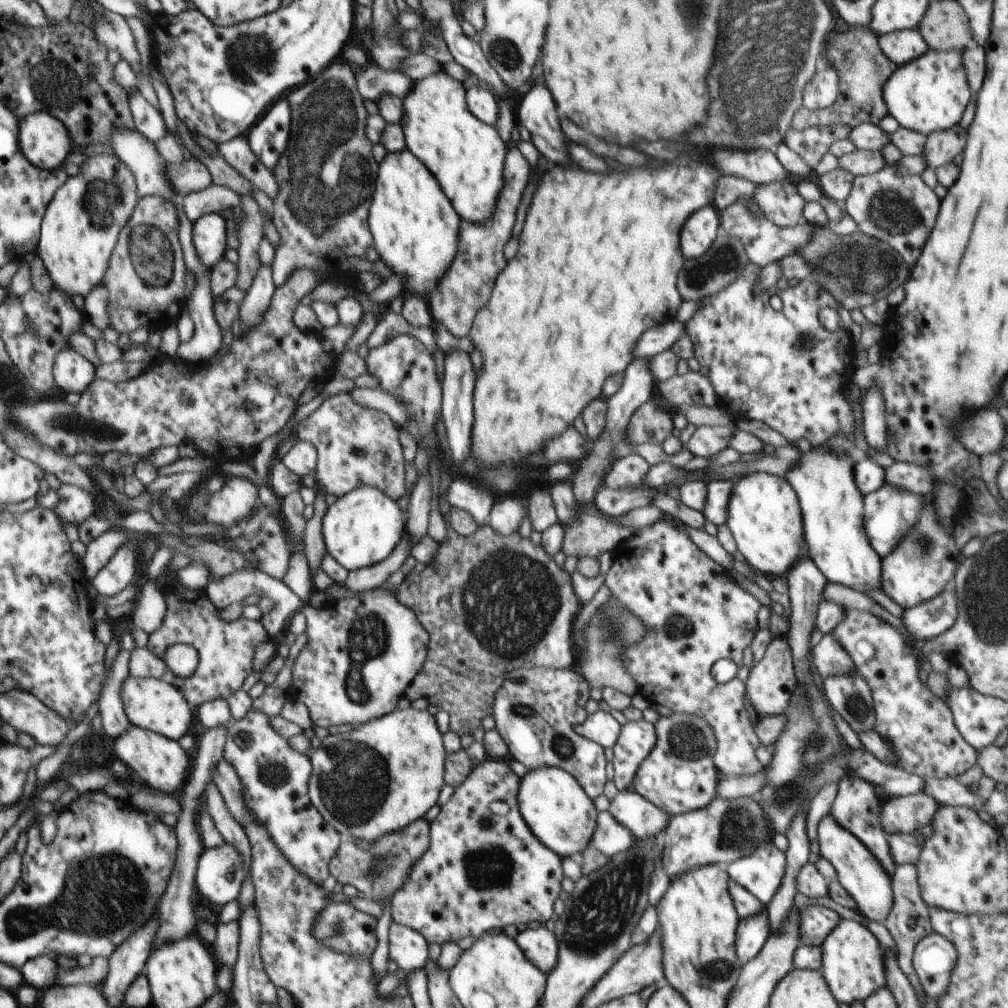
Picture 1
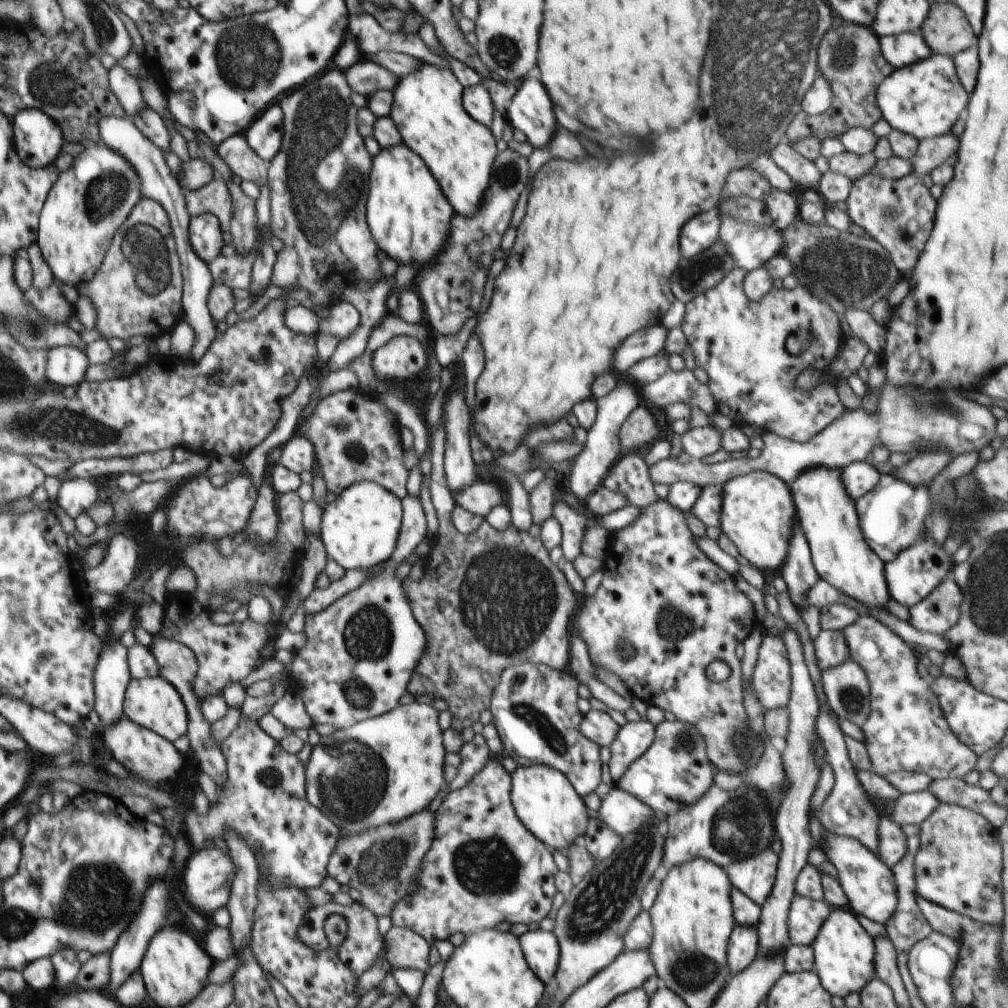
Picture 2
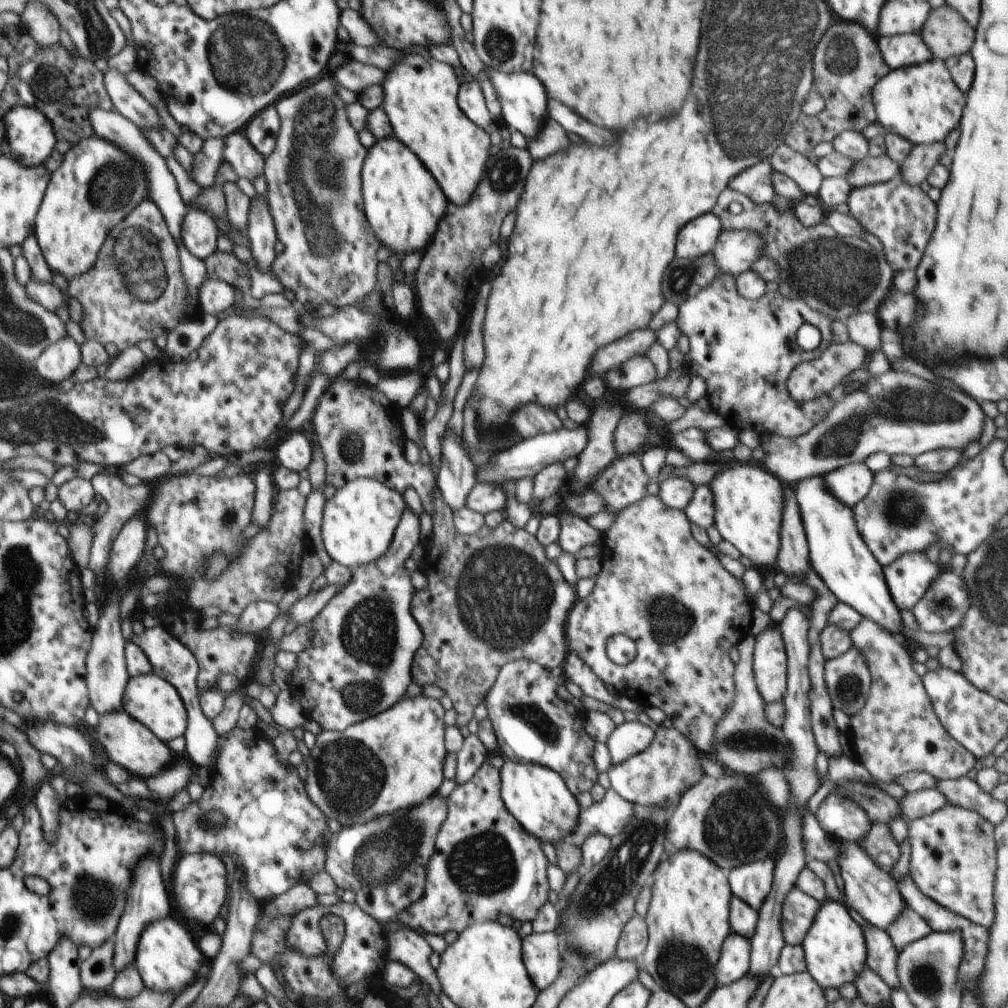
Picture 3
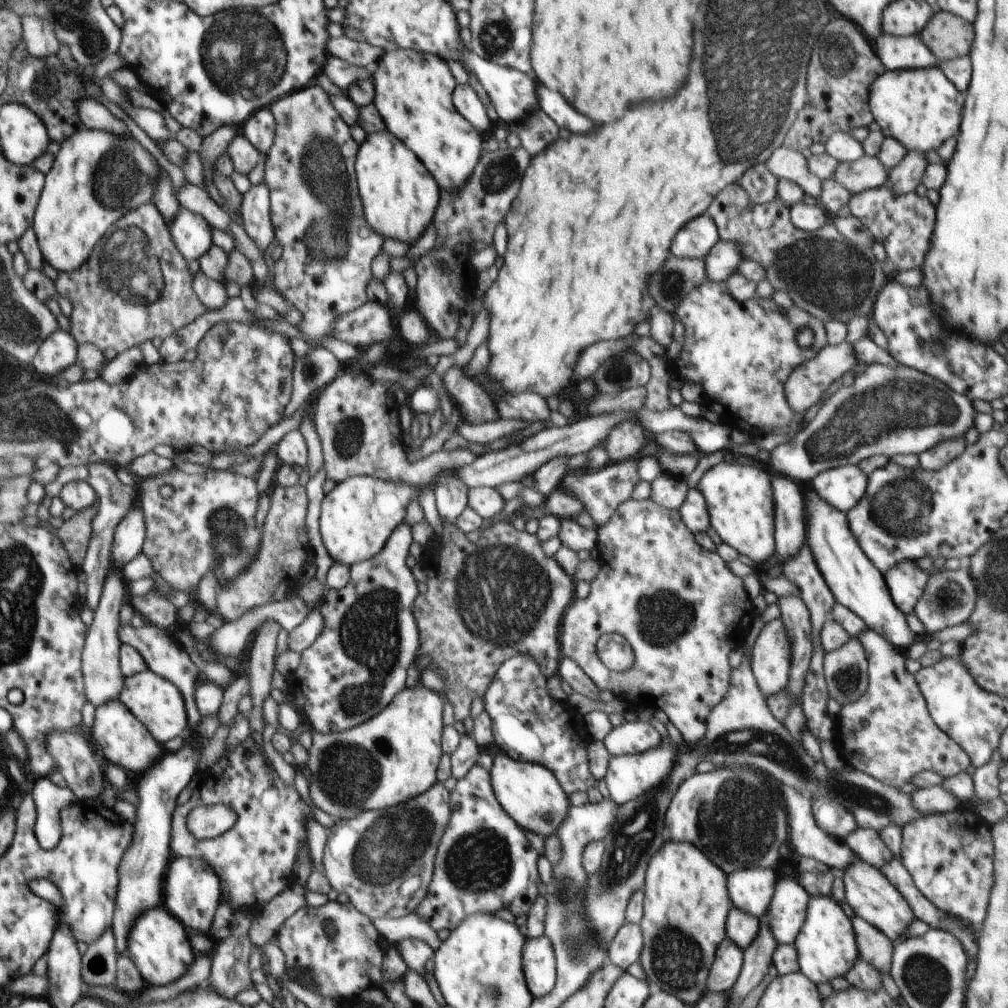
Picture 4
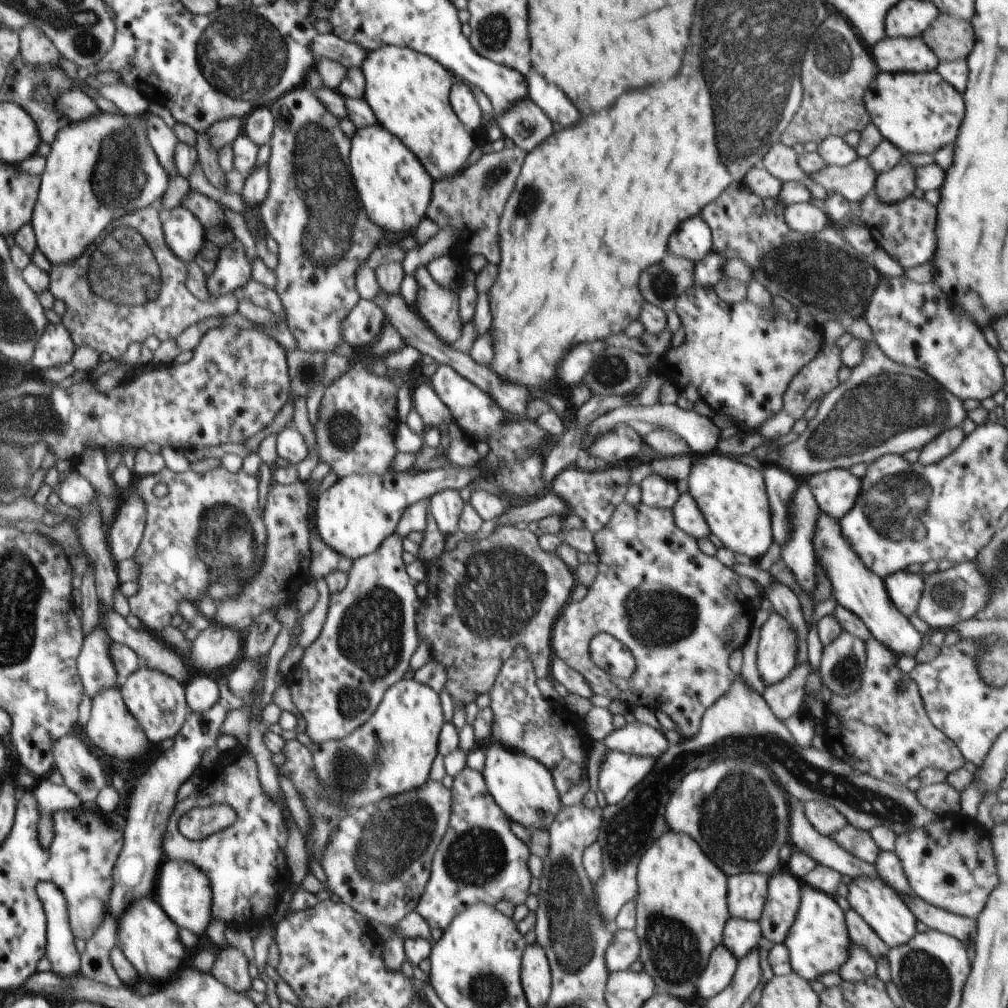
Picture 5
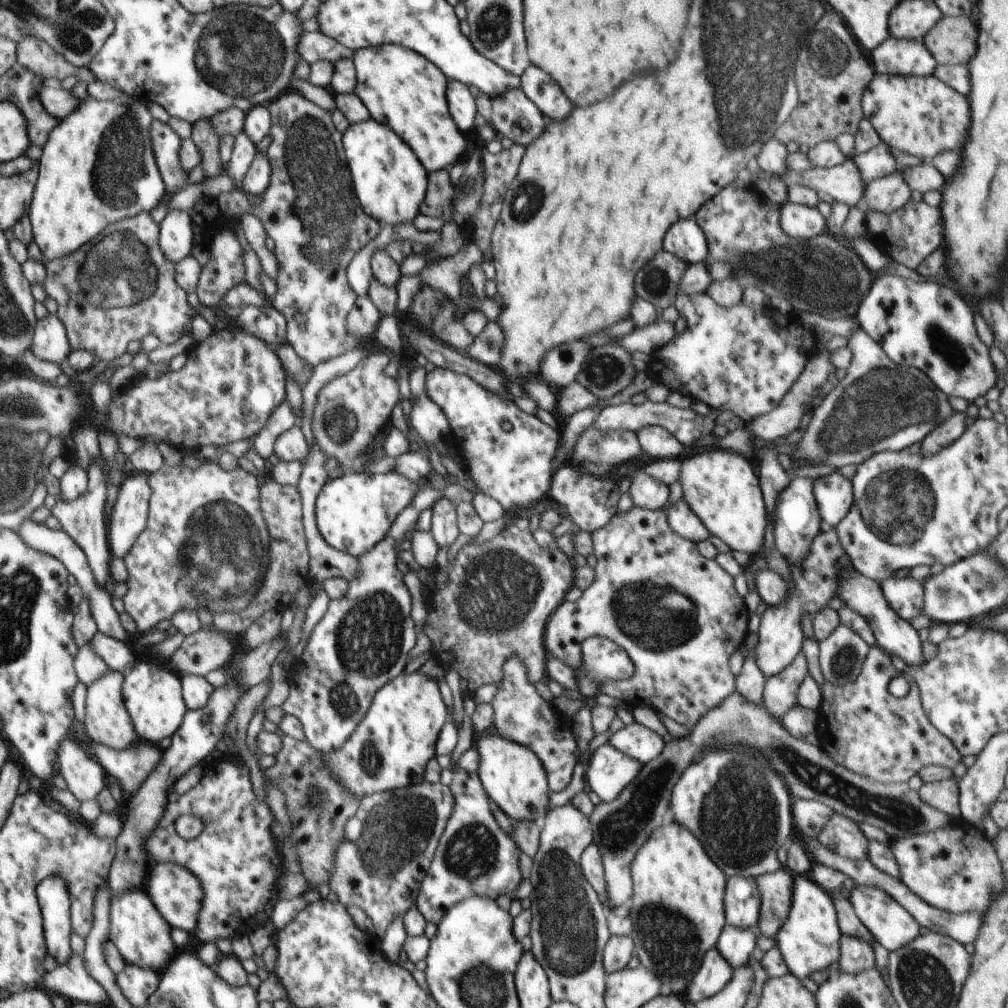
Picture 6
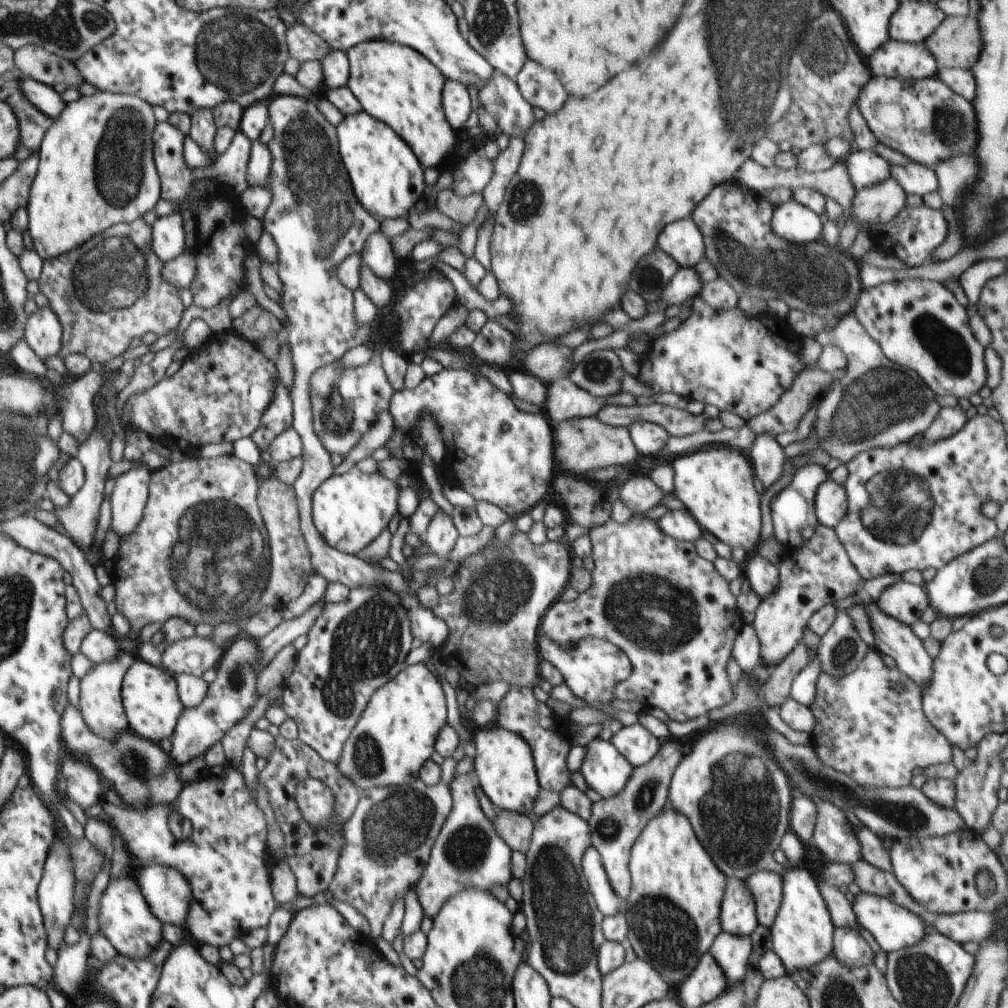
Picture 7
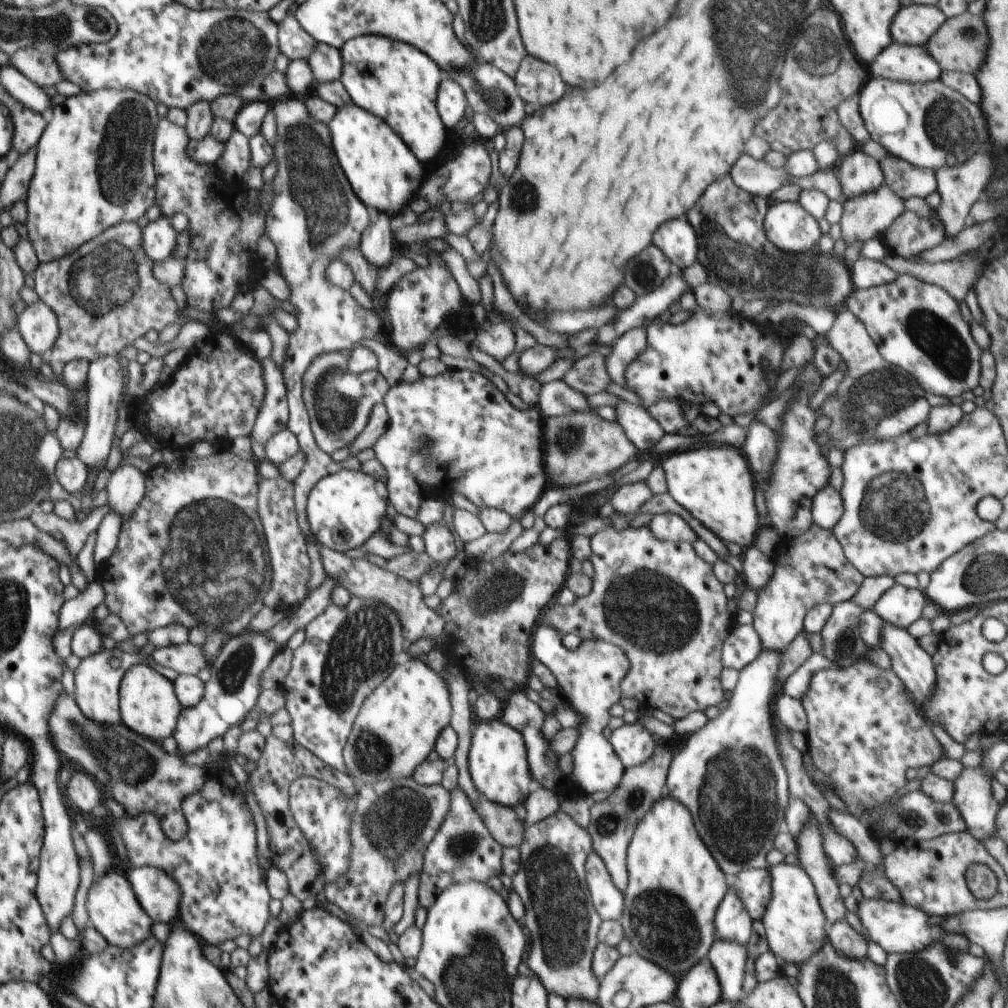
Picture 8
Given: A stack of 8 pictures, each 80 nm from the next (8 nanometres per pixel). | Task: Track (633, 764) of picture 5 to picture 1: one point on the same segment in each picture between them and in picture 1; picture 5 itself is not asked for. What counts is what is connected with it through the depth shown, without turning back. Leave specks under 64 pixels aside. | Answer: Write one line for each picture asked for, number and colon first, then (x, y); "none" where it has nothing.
1: (679, 775)
2: (675, 772)
3: (659, 776)
4: (627, 777)

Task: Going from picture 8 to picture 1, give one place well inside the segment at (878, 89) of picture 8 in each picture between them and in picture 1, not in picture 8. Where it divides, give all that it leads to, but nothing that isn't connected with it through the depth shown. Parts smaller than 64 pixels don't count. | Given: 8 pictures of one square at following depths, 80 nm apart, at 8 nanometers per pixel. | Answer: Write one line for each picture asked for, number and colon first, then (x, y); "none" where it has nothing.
1: (928, 94)
2: (925, 99)
3: (921, 102)
4: (921, 108)
5: (918, 112)
6: (924, 116)
7: (922, 118)

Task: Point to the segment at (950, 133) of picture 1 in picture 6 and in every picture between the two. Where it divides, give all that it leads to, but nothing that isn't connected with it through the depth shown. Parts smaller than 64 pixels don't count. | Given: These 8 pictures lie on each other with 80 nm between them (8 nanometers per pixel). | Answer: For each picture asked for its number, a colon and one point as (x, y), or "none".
2: (932, 152)
3: (915, 169)
4: (906, 176)
5: (898, 183)
6: (885, 195)

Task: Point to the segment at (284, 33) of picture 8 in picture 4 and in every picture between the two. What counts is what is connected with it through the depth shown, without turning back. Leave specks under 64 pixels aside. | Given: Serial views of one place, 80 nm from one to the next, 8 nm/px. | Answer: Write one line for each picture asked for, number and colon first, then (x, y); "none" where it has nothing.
4: (362, 54)
5: (350, 54)
6: (316, 46)
7: (304, 44)

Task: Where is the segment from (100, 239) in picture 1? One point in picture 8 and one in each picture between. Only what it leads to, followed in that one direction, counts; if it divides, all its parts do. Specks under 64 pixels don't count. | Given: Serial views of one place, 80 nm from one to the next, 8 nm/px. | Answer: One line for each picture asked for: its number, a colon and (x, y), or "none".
2: (89, 202)
3: (98, 184)
4: (97, 177)
5: (99, 169)
6: (97, 167)
7: (97, 169)
8: (94, 170)

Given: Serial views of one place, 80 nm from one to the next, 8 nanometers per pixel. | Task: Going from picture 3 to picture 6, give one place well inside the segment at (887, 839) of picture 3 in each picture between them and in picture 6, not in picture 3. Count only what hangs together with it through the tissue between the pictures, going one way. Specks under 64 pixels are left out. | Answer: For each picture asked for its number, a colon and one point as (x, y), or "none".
4: (867, 844)
5: (857, 841)
6: (842, 835)

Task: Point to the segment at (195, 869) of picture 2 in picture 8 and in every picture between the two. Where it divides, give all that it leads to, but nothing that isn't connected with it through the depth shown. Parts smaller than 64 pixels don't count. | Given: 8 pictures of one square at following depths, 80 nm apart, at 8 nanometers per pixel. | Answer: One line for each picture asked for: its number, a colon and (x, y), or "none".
3: (199, 882)
4: (193, 891)
5: (184, 891)
6: (177, 892)
7: (168, 892)
8: (160, 894)

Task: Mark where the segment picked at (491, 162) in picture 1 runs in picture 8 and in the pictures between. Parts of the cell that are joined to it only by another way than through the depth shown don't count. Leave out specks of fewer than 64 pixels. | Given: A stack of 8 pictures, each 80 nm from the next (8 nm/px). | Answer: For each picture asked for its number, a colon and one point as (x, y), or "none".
2: (428, 109)
3: (420, 100)
4: (413, 90)
5: (408, 91)
6: (401, 89)
7: (395, 84)
8: (397, 82)

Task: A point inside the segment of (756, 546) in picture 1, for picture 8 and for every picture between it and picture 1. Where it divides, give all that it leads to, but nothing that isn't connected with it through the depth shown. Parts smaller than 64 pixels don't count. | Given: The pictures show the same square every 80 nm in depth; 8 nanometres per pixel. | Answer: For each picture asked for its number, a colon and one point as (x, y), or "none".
2: (758, 513)
3: (749, 502)
4: (739, 497)
5: (732, 496)
6: (720, 486)
7: (717, 486)
8: (715, 484)

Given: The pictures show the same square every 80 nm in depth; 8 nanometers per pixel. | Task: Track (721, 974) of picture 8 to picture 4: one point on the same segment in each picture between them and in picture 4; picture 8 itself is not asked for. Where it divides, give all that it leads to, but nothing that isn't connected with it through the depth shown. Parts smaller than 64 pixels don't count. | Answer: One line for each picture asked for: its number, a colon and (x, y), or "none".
4: (741, 927)
5: (741, 936)
6: (735, 943)
7: (732, 952)

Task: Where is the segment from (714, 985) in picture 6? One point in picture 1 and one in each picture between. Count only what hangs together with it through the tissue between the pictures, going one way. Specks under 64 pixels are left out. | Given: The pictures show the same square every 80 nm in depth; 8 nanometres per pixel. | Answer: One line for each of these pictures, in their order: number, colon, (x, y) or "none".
1: (752, 933)
2: (743, 945)
3: (734, 962)
4: (725, 970)
5: (722, 964)

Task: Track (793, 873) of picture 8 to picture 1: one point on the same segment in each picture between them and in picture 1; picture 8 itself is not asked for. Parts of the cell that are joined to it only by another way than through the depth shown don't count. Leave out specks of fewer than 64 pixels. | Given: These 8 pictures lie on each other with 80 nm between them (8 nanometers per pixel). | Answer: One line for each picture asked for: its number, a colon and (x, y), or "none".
1: (853, 960)
2: (844, 951)
3: (835, 949)
4: (826, 946)
5: (818, 942)
6: (809, 940)
7: (802, 934)

